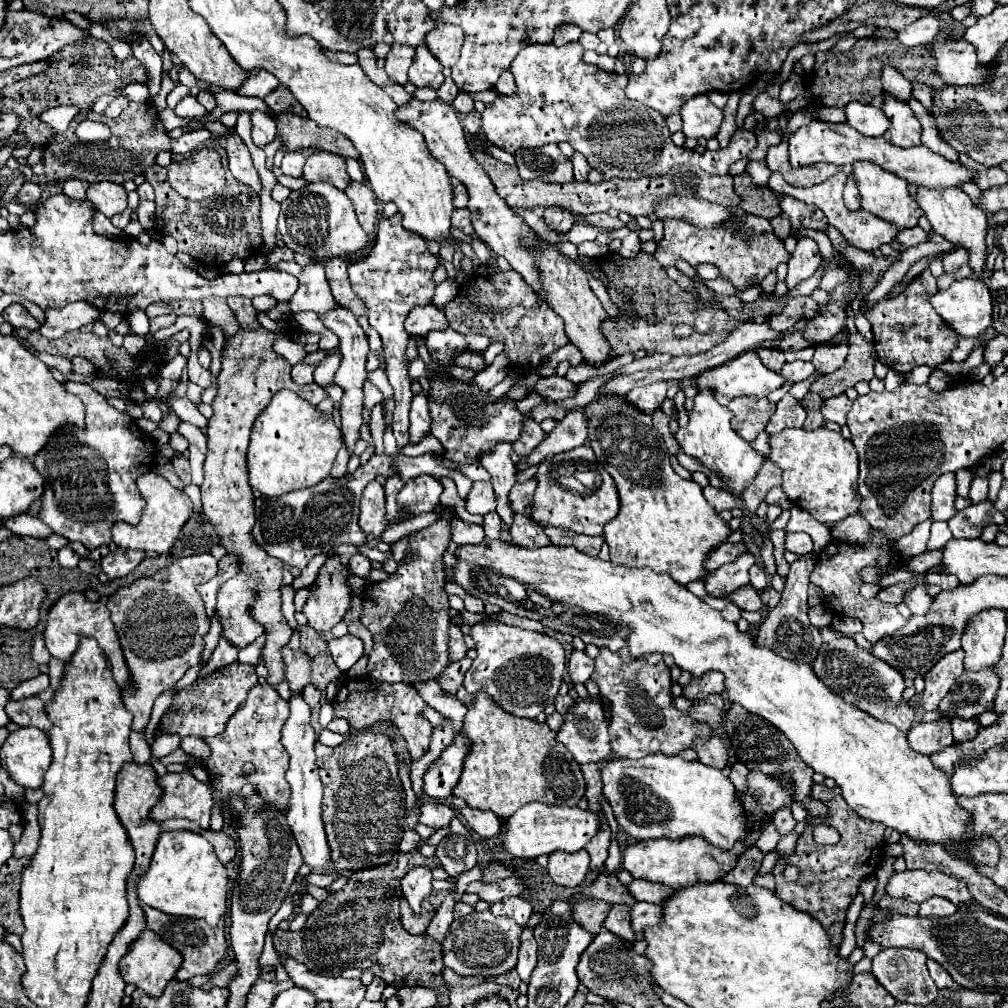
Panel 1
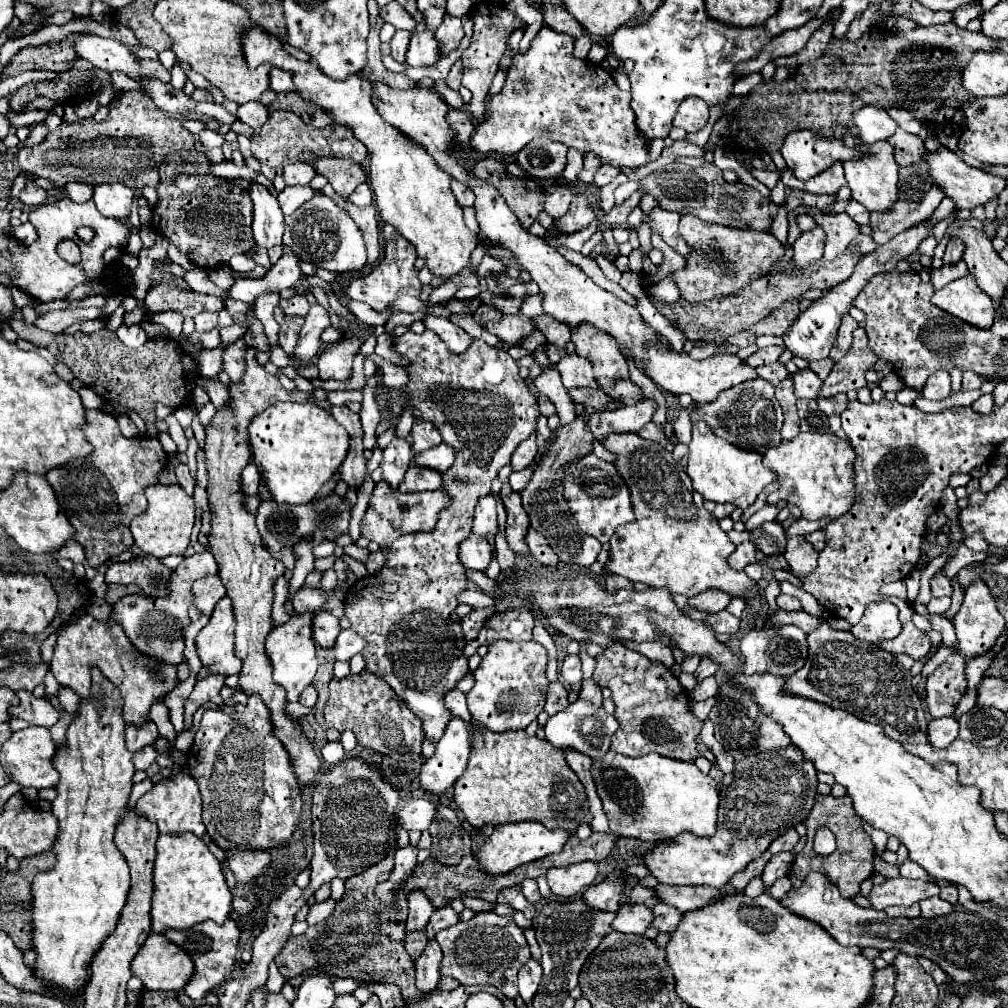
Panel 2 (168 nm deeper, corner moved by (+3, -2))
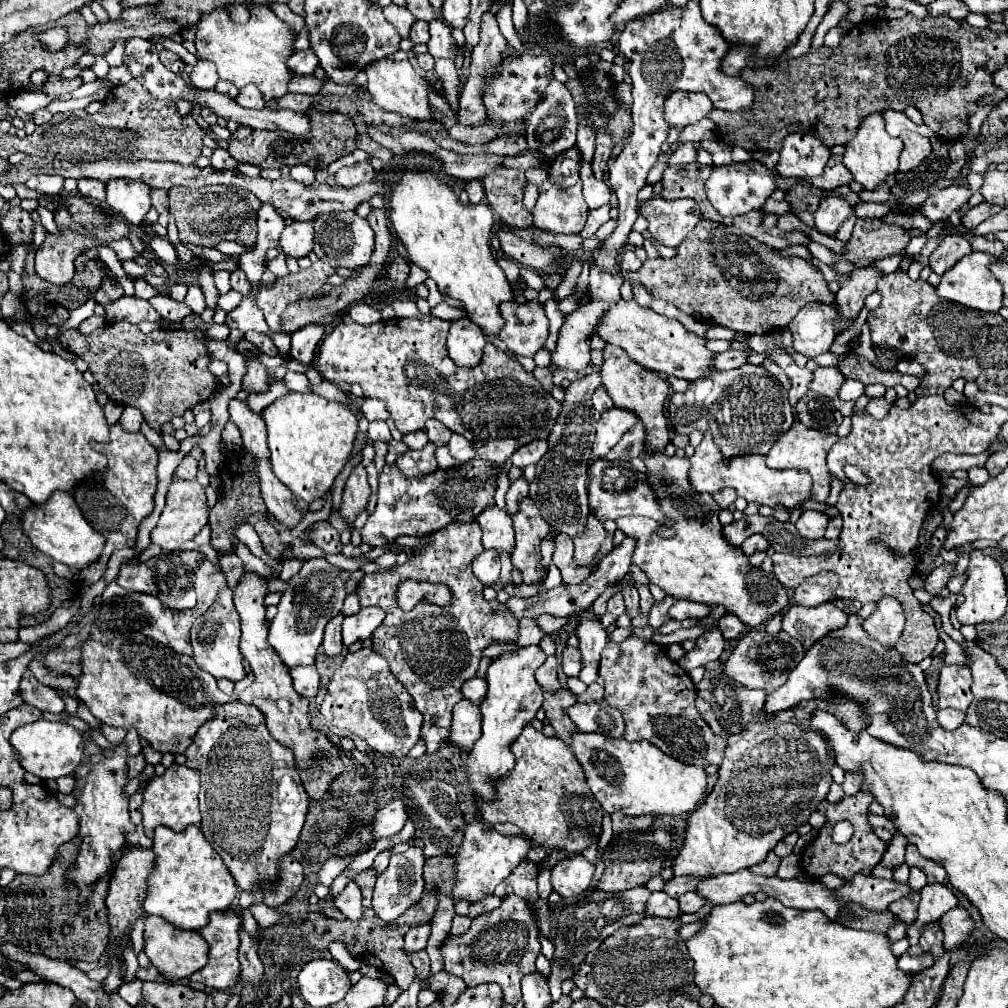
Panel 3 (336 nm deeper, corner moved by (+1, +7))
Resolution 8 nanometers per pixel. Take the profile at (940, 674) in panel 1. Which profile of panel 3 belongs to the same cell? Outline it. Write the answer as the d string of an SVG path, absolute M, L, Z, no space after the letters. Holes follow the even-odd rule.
M945 664L939 674L937 684L937 696L939 696L939 708L955 708L955 710L967 710L971 704L971 670L967 666L959 664Z

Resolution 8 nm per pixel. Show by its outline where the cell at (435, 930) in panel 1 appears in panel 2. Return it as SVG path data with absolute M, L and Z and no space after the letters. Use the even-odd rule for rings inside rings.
M433 941L427 943L423 955L415 961L415 971L417 971L417 989L423 993L431 993L437 987L439 981L439 963L441 963L441 949Z

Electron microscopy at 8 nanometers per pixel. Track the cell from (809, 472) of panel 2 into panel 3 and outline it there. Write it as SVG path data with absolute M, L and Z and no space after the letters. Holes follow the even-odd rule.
M795 422L787 434L783 434L773 450L767 454L767 466L769 468L777 468L777 470L783 470L783 468L795 468L799 472L809 472L811 478L813 478L813 488L811 488L811 500L813 502L825 502L829 498L829 492L831 492L831 474L827 470L827 450L839 440L837 434L823 434L819 430L813 430L813 428L807 428L805 424L801 422Z

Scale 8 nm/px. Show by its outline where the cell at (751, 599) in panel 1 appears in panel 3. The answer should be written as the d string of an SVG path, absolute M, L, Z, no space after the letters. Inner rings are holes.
M823 602L819 606L797 606L791 604L783 614L783 630L799 638L805 648L823 638L827 632L845 626L847 614L835 606L835 602Z

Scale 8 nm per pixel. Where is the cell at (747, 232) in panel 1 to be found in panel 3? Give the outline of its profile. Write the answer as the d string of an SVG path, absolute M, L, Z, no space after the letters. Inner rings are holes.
M649 198L641 204L639 214L647 218L649 232L665 246L677 248L687 232L701 220L701 214L691 200L665 200Z

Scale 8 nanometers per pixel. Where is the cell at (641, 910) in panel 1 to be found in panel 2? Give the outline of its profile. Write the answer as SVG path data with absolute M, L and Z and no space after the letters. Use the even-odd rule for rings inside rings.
M665 903L655 905L653 911L655 911L655 921L653 921L653 925L655 925L657 929L669 931L669 933L673 933L673 931L677 929L677 923L681 921L681 915L683 915L681 911L677 911L675 907L669 907L669 905L665 905Z

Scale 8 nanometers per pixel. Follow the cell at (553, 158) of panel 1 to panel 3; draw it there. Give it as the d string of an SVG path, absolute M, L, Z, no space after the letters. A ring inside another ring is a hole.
M551 80L545 90L545 102L537 104L531 116L527 118L527 130L525 130L527 146L529 150L539 152L547 160L551 160L563 154L563 150L575 146L575 132L577 132L577 112L575 104L571 102L571 94L567 94L567 88L561 82Z

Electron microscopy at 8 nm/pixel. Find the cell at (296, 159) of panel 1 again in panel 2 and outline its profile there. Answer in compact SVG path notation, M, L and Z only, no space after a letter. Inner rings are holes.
M289 163L289 167L283 169L283 179L287 185L309 185L309 181L315 177L311 163Z

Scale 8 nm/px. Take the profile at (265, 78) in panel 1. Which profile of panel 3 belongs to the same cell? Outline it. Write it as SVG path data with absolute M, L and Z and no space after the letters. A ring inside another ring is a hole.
M311 48L307 52L293 52L287 60L287 66L293 74L313 74L317 64L319 64L319 60L315 58Z

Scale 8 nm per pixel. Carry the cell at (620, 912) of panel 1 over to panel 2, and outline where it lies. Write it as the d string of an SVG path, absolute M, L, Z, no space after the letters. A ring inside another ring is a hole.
M621 905L621 909L617 911L617 917L613 921L613 929L621 931L621 933L635 933L635 935L643 935L647 931L647 927L653 921L653 911L649 907L641 907L641 905Z

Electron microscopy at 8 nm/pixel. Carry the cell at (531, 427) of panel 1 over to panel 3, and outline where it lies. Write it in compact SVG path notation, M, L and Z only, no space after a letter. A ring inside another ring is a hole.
M533 440L533 442L525 444L523 448L515 450L513 456L511 456L511 462L517 468L525 468L529 464L537 464L545 450L547 450L547 442L545 440Z

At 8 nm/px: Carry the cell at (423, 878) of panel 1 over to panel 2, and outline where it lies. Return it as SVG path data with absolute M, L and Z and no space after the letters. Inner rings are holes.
M413 891L409 895L409 917L407 917L407 931L425 931L427 921L433 913L433 905L423 895L423 891Z

